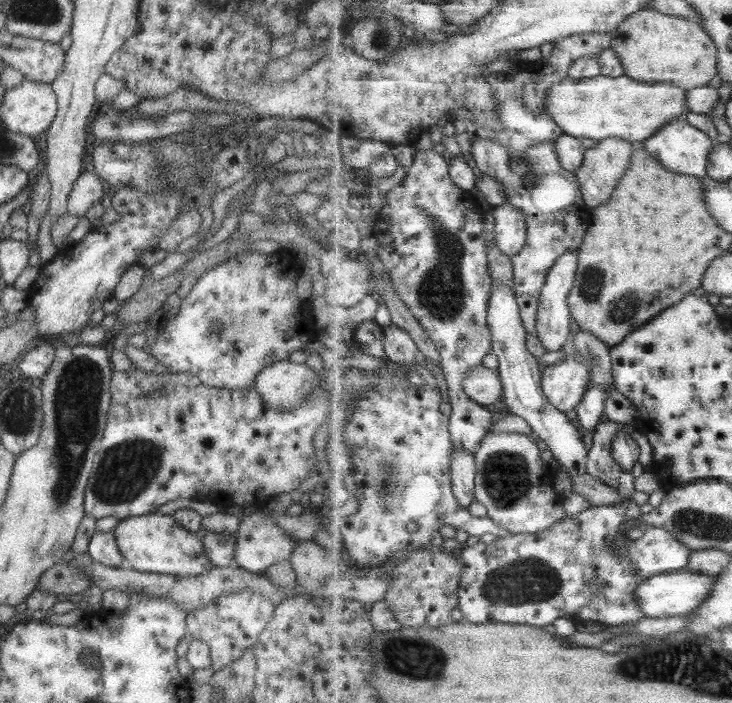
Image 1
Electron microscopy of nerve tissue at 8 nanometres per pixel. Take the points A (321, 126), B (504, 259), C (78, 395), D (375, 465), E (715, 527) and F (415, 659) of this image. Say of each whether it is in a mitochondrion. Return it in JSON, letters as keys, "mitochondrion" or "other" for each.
{"A":"other","B":"other","C":"mitochondrion","D":"mitochondrion","E":"mitochondrion","F":"mitochondrion"}

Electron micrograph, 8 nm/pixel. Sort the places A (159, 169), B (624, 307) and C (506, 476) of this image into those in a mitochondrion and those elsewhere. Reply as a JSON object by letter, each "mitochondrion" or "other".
{"A":"mitochondrion","B":"mitochondrion","C":"mitochondrion"}

